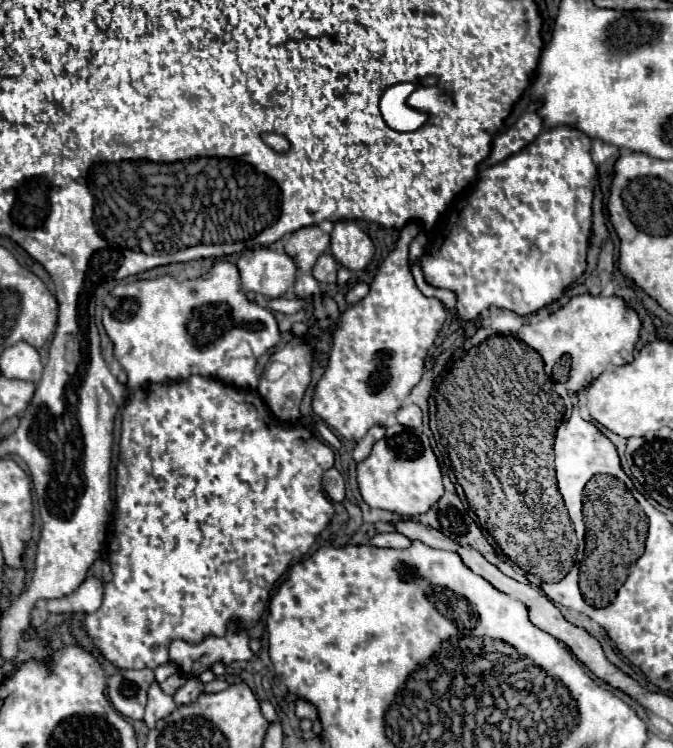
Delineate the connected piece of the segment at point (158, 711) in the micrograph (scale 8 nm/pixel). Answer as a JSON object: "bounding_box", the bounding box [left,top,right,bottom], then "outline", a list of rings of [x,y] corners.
{"bounding_box":[145,682,175,730],"outline":[[[155,682],[151,688],[149,688],[149,702],[147,702],[147,708],[145,708],[145,724],[149,730],[153,730],[153,726],[161,720],[161,718],[167,718],[173,710],[175,710],[175,702],[171,696],[167,696],[159,684]]]}

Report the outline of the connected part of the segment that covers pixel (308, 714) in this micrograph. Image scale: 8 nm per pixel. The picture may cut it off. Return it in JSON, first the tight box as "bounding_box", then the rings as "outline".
{"bounding_box":[295,700,317,718],"outline":[[[299,700],[299,702],[297,702],[295,714],[297,714],[299,718],[317,718],[317,710],[315,710],[315,706],[309,704],[309,702],[305,702],[305,700]]]}

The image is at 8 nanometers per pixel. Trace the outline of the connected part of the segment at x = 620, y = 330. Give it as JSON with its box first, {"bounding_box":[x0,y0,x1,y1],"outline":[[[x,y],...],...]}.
{"bounding_box":[519,296,641,374],"outline":[[[573,296],[567,306],[549,314],[547,318],[525,324],[519,330],[519,338],[535,348],[543,360],[547,370],[551,370],[563,354],[573,358],[573,364],[583,364],[583,358],[591,358],[593,372],[601,374],[609,366],[623,366],[633,360],[633,350],[639,340],[641,320],[635,310],[627,306],[627,302],[619,296]]]}

